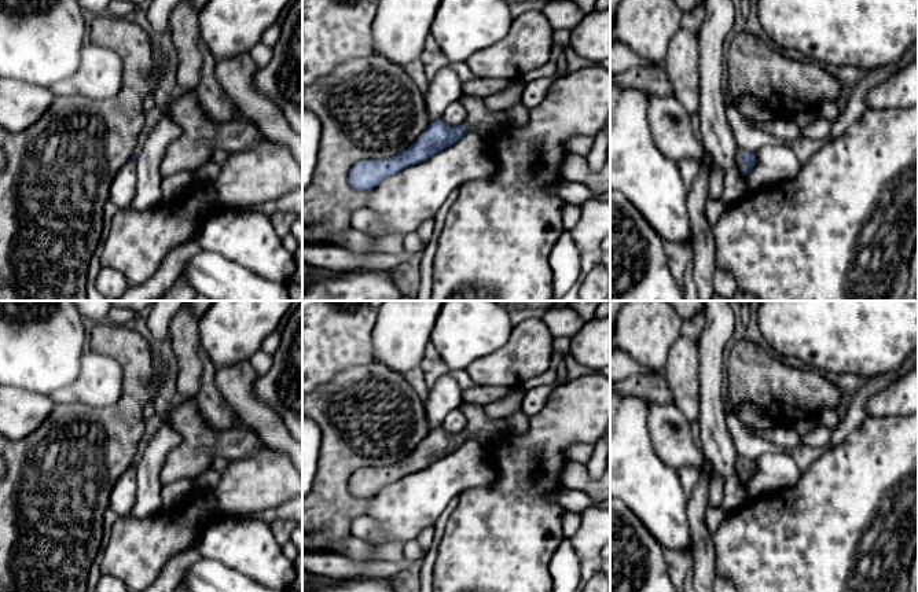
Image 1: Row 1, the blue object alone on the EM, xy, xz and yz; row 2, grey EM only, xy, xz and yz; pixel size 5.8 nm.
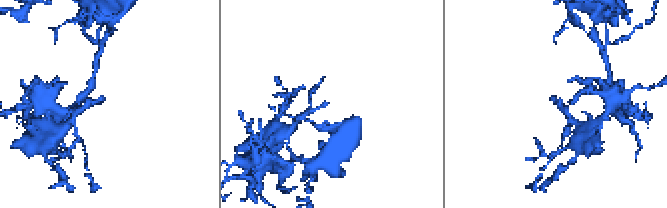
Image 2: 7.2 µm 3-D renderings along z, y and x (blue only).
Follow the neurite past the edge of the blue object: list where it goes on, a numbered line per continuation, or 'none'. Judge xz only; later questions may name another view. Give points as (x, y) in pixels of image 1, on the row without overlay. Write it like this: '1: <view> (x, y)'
1: xz (480, 427)

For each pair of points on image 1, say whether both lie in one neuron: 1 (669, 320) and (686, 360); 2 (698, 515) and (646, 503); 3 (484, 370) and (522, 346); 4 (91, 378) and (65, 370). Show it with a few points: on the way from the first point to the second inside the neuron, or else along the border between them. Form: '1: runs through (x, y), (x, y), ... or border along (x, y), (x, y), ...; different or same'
1: border along (680, 334), (671, 348), (667, 364), (663, 368); different
2: border along (687, 499), (691, 544); different
3: runs through (494, 370), (513, 356); same
4: border along (84, 352), (80, 360), (79, 375), (57, 392); different

